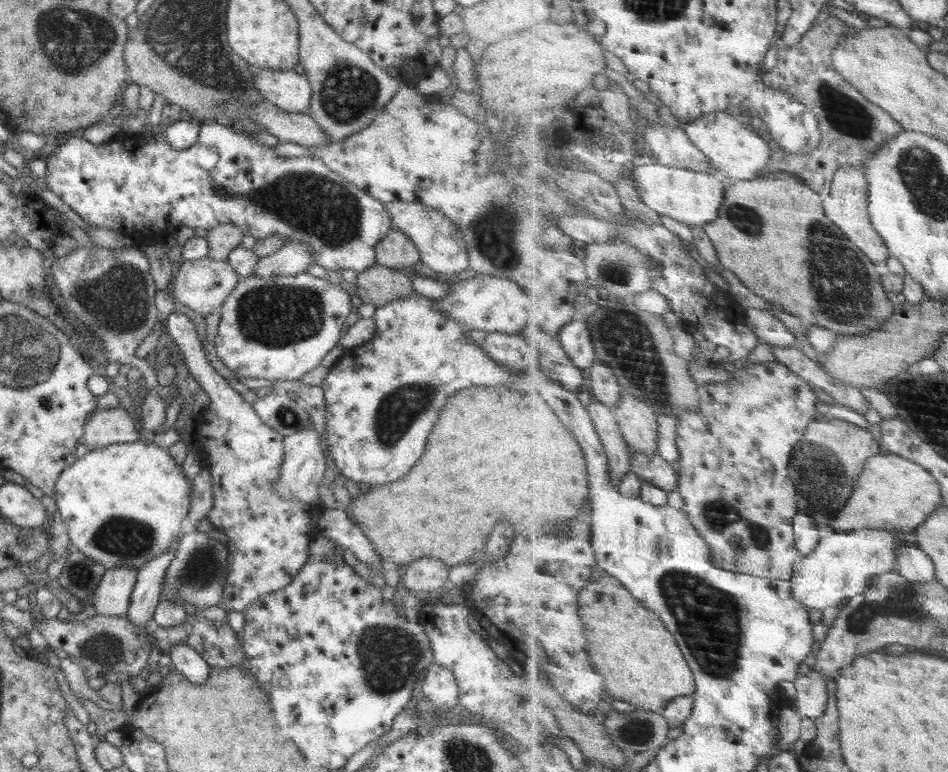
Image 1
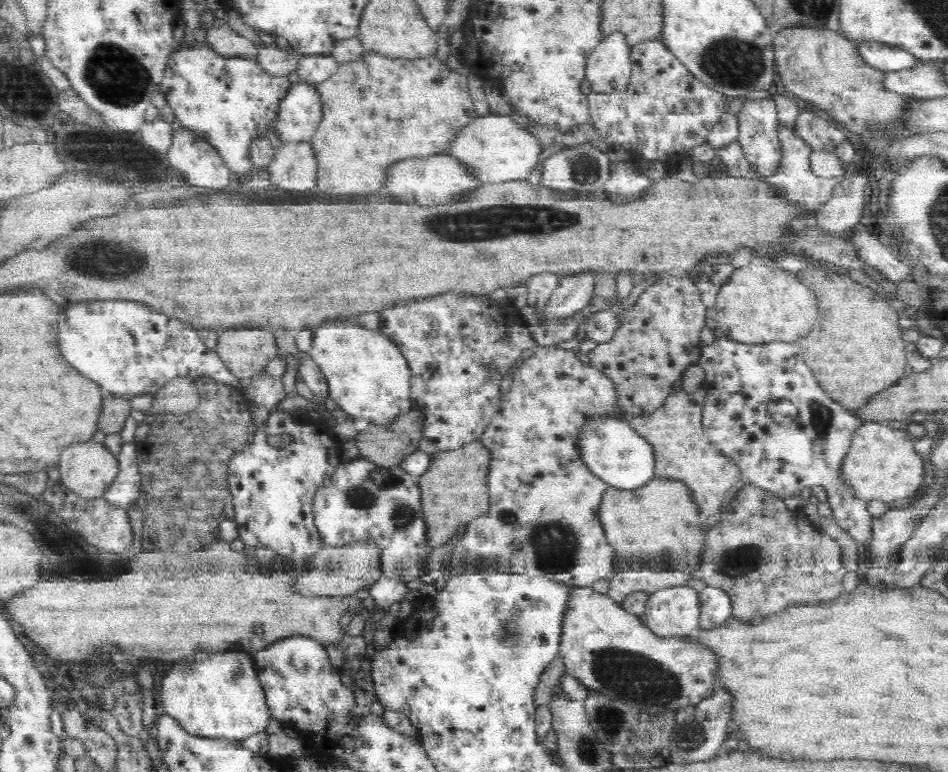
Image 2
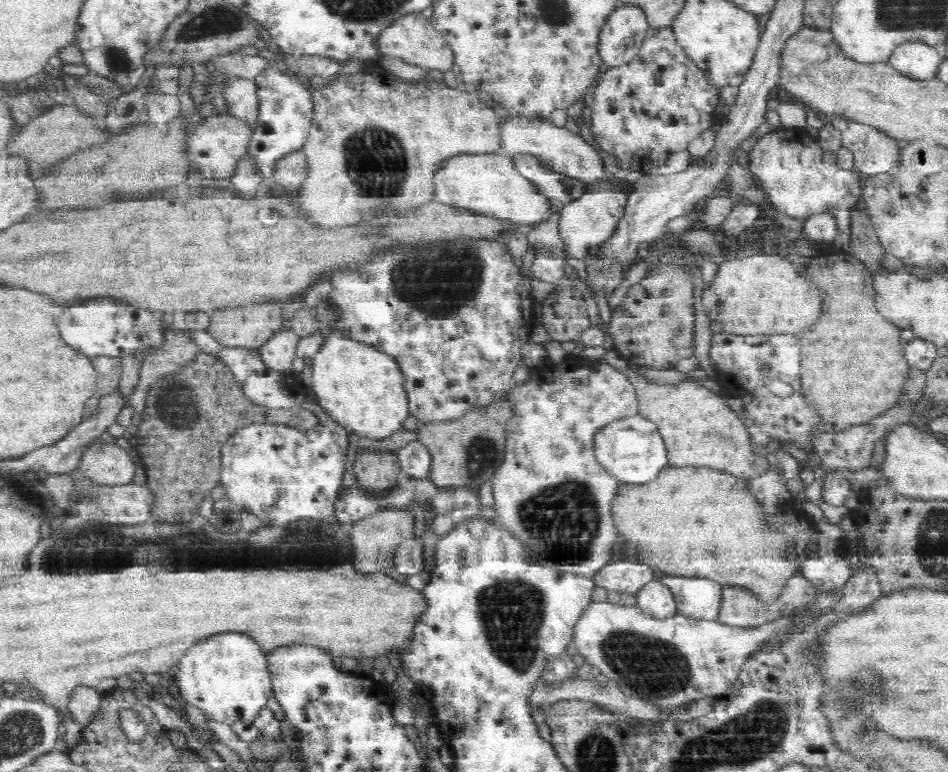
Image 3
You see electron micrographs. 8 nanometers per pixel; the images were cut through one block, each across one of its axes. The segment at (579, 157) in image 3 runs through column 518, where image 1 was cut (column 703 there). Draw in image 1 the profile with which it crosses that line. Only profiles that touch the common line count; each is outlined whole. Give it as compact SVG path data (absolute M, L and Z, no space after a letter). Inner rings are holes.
M728 112L711 113L685 125L684 130L694 145L712 160L712 166L716 170L722 170L728 176L736 174L736 180L754 180L758 178L758 170L770 166L769 162L772 160L770 144L760 134L754 132L745 116L734 118Z

